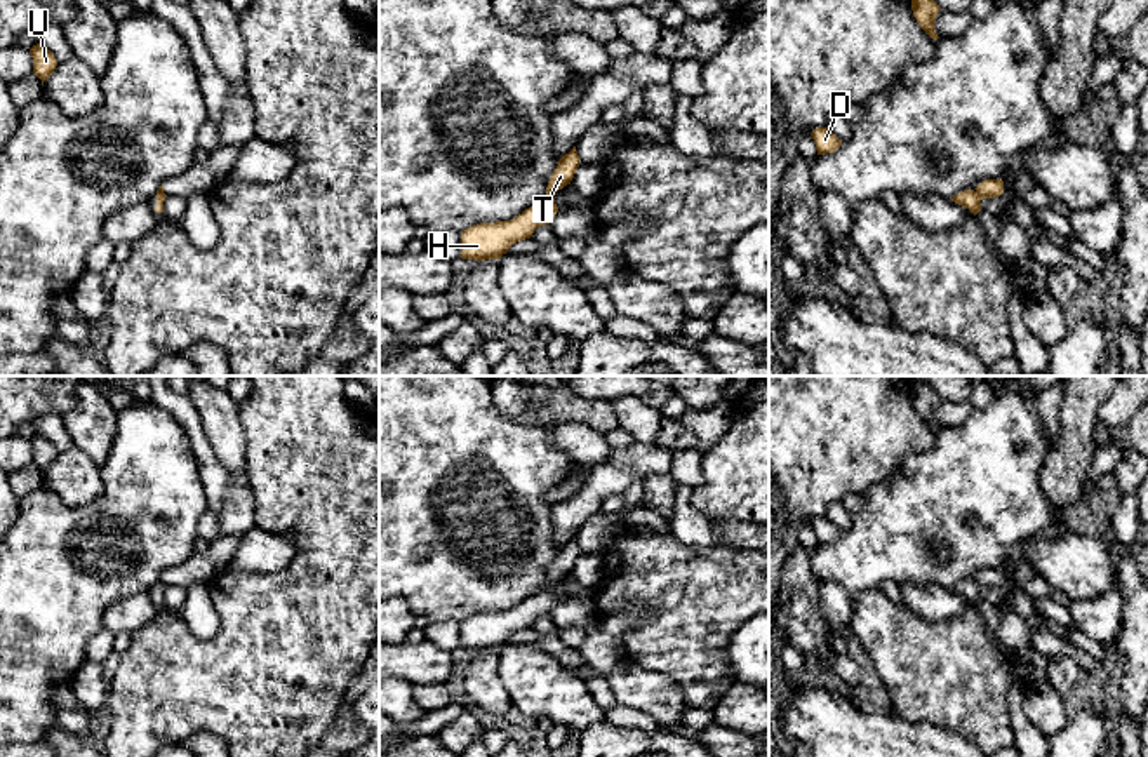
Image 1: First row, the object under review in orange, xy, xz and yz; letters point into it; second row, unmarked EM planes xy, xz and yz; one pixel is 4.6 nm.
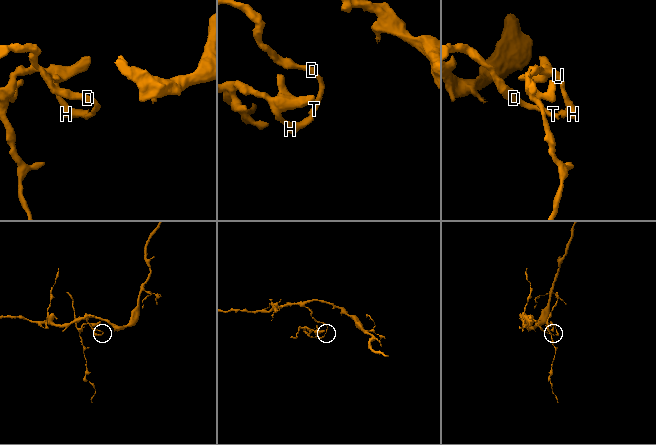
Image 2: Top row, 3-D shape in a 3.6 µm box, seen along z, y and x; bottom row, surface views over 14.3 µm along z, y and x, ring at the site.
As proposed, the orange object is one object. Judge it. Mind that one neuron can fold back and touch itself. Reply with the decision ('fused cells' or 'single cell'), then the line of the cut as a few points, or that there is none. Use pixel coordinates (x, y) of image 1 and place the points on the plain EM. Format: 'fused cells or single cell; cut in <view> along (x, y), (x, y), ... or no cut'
fused cells; cut in xz along (552, 585), (545, 589)

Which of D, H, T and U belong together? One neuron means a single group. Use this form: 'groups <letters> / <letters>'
groups D T / H U

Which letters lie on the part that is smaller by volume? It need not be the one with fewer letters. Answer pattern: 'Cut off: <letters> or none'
Cut off: H, U

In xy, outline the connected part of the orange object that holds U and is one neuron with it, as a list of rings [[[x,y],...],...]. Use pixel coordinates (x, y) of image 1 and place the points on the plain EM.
[[[37,433],[30,439],[33,447],[33,463],[42,470],[42,473],[54,463],[57,451],[54,444],[43,435]]]

